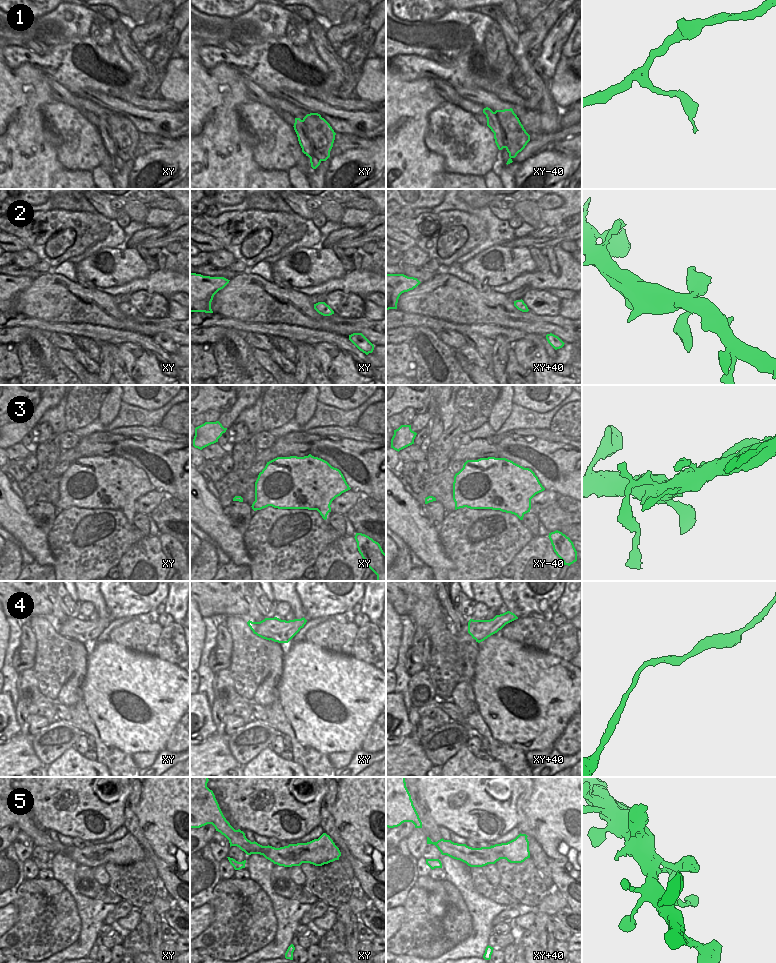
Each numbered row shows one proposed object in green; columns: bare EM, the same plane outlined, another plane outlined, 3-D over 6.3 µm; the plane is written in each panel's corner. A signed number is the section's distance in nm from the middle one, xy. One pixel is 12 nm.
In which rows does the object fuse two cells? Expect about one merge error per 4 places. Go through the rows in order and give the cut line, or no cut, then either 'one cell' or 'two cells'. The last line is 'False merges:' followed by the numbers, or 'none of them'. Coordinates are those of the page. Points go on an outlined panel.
1: cut in xy along (302, 120), (306, 126), (312, 152), (320, 161); two cells
2: no cut; one cell
3: no cut; one cell
4: no cut; one cell
5: no cut; one cell
False merges: 1

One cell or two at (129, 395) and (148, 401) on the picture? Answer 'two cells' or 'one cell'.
one cell

